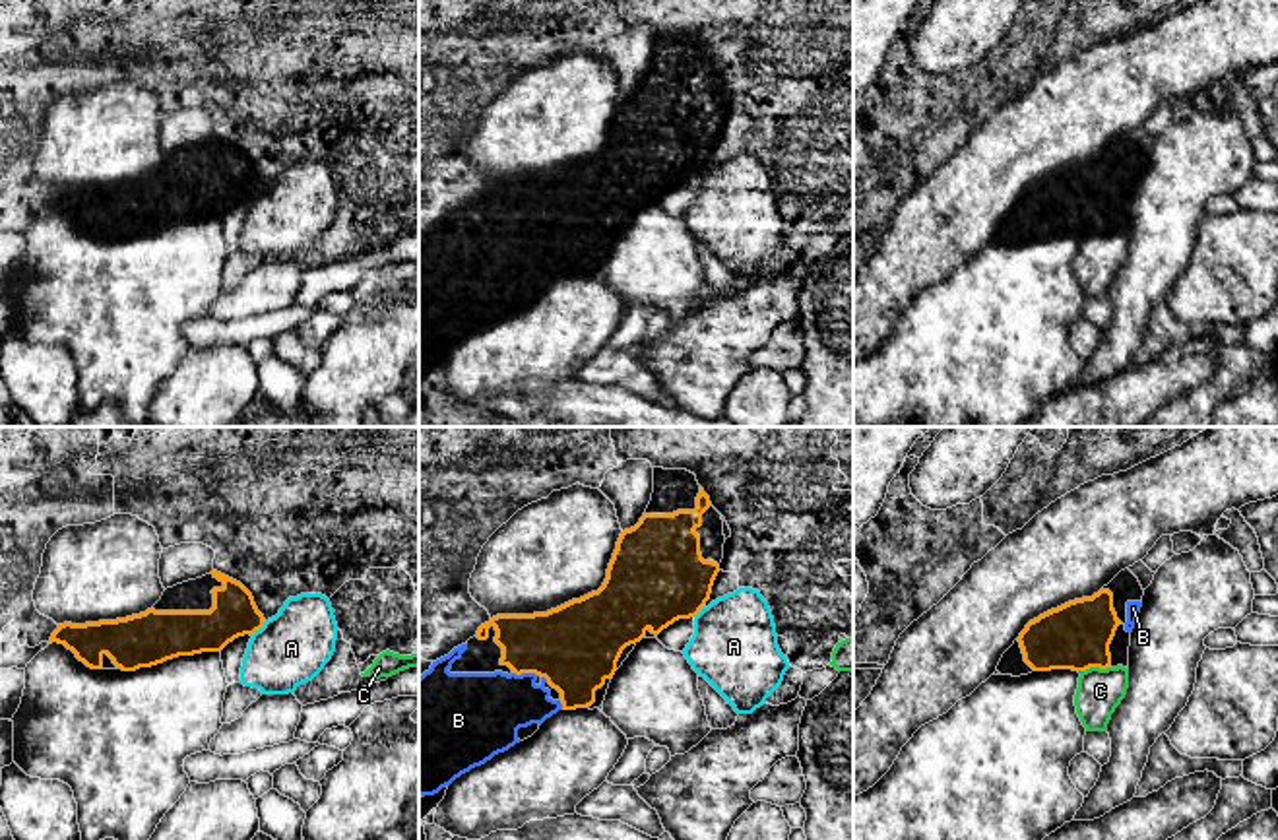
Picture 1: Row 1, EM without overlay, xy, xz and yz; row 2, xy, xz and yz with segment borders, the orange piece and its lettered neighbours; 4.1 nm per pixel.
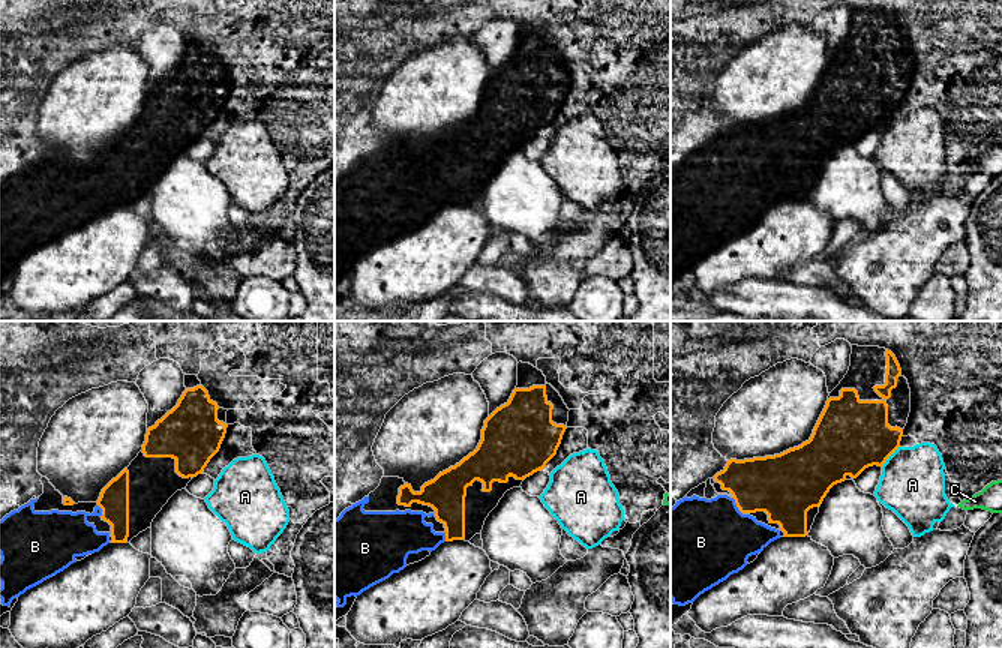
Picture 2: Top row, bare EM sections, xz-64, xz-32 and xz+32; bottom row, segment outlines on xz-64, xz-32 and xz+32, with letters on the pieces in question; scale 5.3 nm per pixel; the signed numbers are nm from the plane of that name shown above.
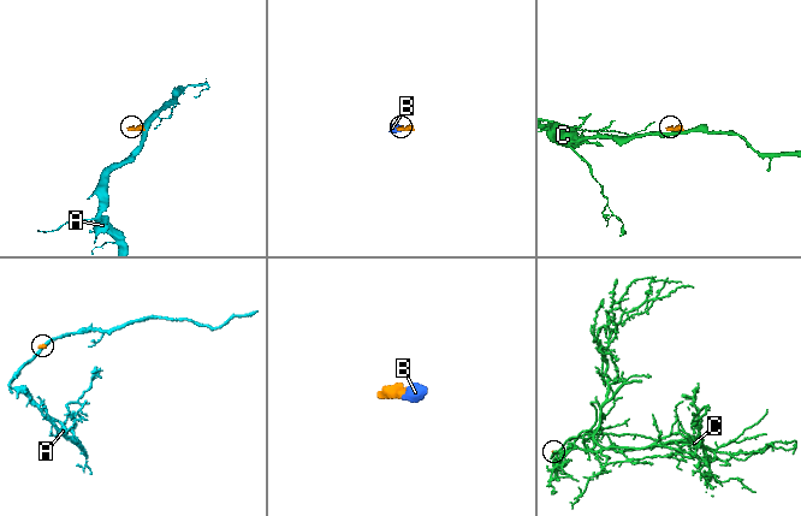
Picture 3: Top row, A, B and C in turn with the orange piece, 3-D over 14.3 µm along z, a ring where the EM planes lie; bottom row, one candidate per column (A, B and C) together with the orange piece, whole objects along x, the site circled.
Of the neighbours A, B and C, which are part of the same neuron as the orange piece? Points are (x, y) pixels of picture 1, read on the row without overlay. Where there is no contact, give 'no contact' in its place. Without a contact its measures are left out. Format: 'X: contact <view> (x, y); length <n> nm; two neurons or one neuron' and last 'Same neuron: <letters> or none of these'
A: contact xy (258, 194); length 90 nm; two neurons
B: contact xz (530, 237); length 160 nm; one neuron
C: contact yz (1096, 231); length 120 nm; two neurons
Same neuron: B

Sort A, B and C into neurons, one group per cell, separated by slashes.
A / B / C

